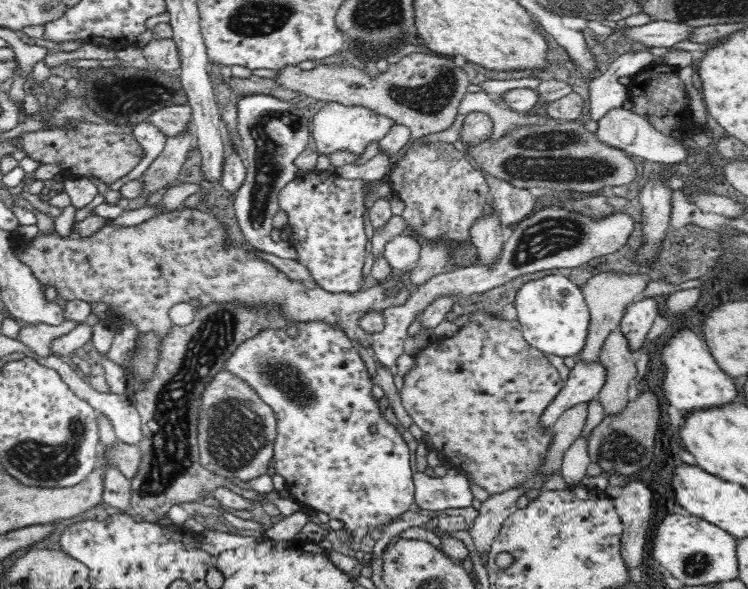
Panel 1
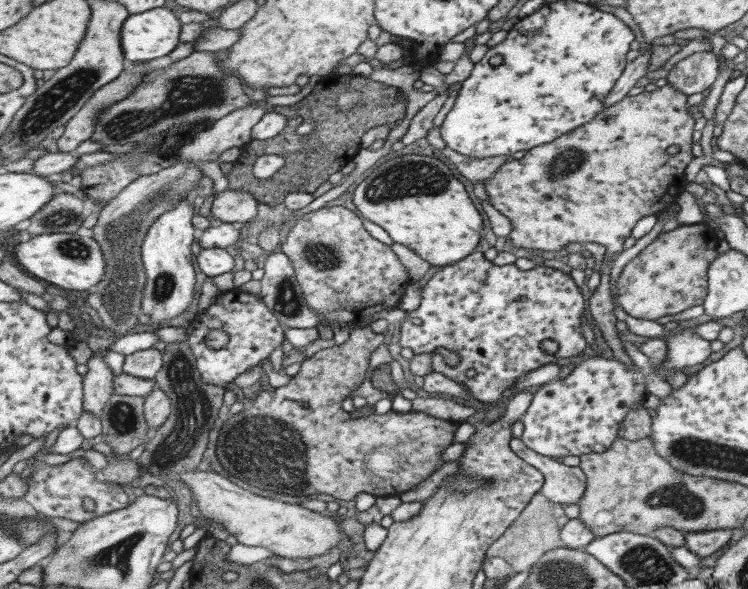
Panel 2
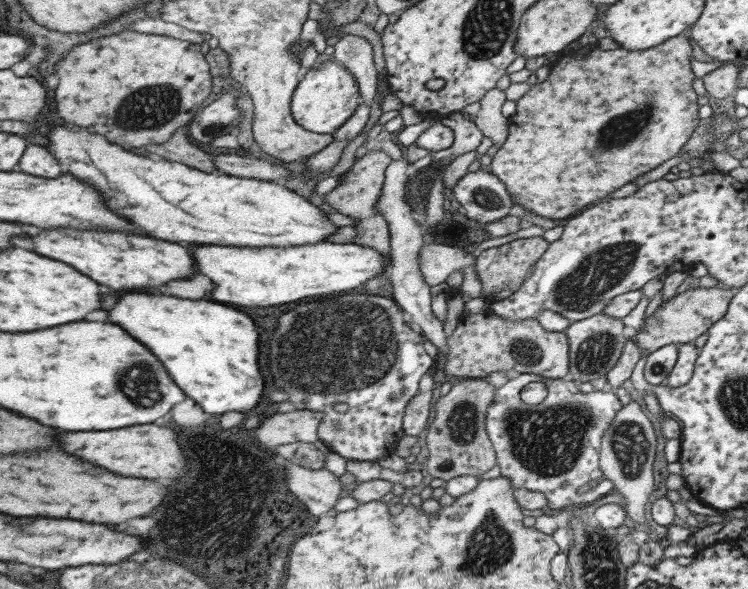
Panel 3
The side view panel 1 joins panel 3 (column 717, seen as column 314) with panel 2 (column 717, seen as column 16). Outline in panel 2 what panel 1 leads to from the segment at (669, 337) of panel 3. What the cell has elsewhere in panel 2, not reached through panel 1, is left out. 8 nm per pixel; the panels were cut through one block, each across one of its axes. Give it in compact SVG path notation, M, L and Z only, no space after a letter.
M700 222L659 233L622 268L615 282L615 303L629 316L649 321L699 306L706 295L707 266L718 255L715 232Z

